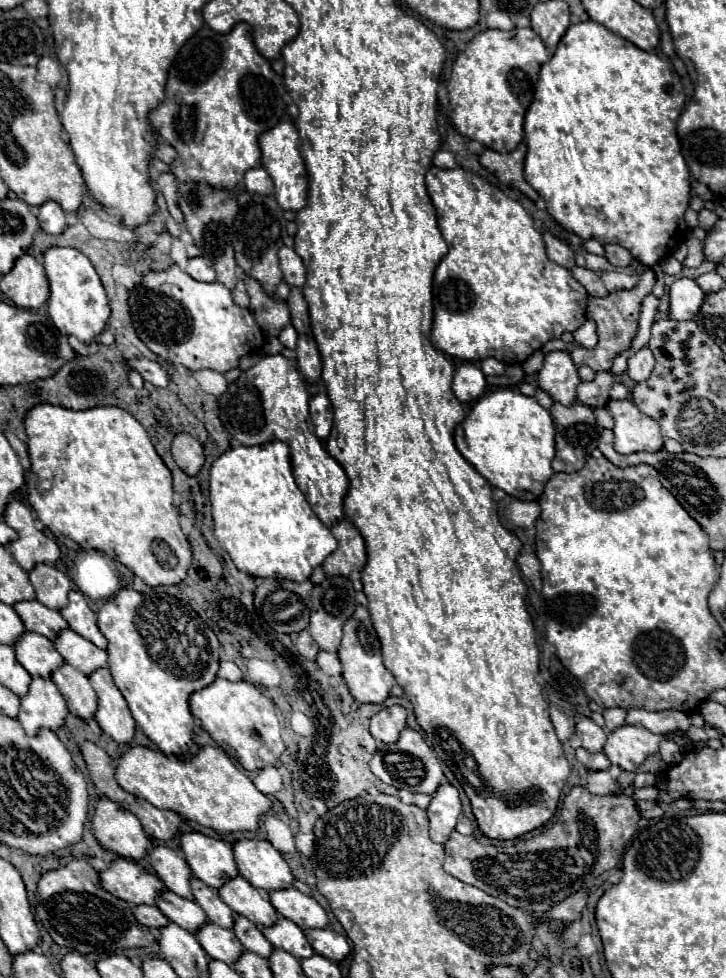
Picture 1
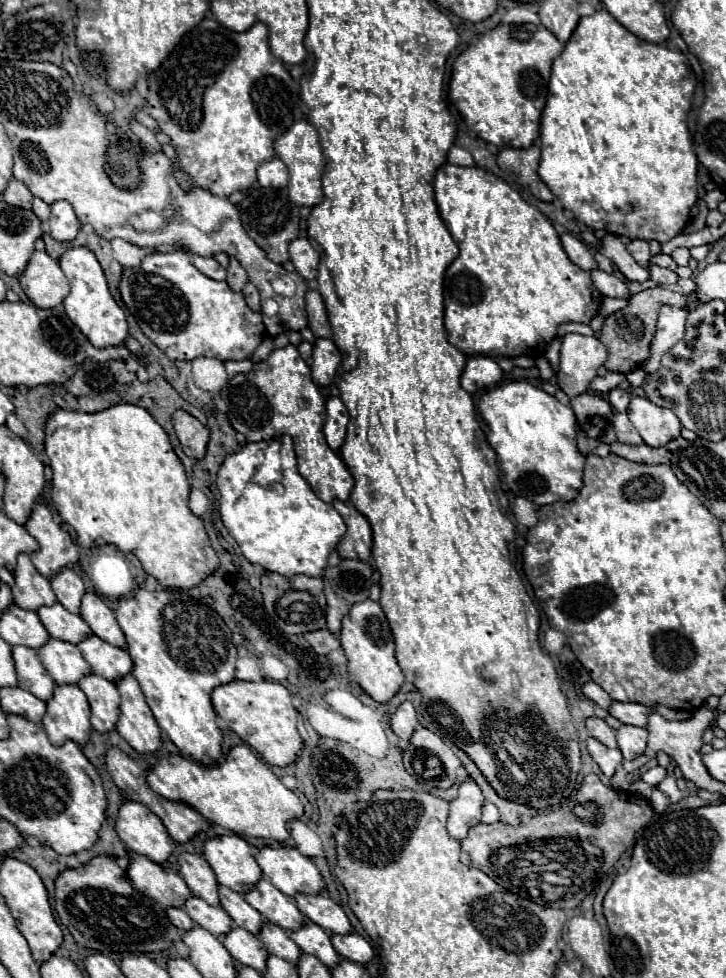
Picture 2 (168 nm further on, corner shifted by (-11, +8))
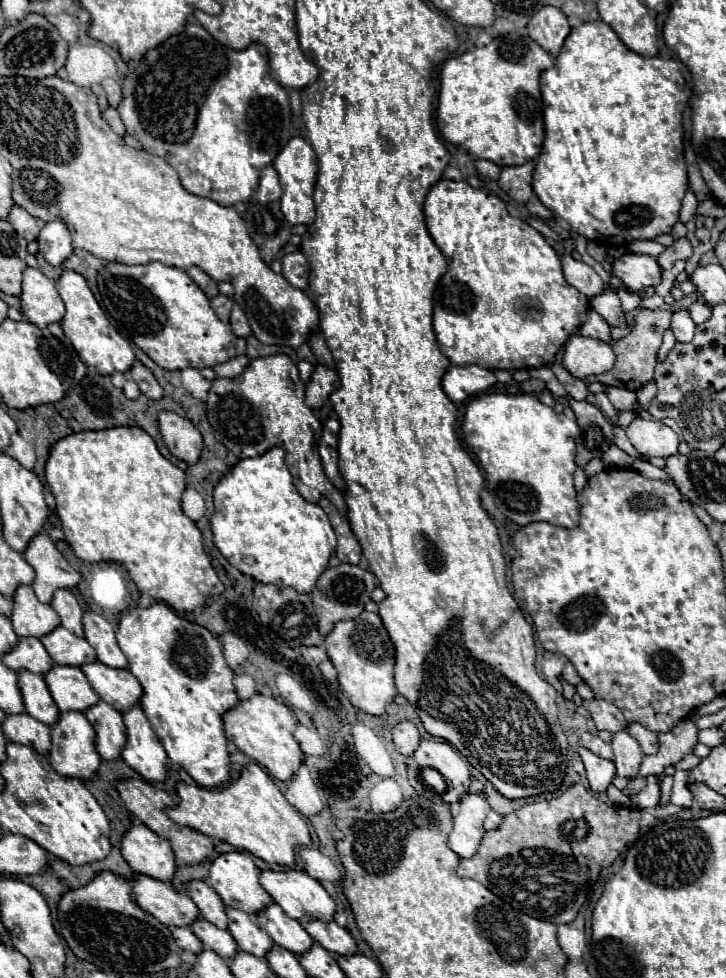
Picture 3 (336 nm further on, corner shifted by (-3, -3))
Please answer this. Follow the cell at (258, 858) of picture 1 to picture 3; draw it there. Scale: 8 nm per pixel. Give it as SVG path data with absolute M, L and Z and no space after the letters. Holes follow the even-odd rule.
M285 869L285 871L261 871L259 875L261 887L271 895L271 899L281 905L281 909L301 923L319 919L319 921L331 921L335 913L335 901L329 897L329 893L321 887L321 883L313 877L309 877L305 871L299 869Z

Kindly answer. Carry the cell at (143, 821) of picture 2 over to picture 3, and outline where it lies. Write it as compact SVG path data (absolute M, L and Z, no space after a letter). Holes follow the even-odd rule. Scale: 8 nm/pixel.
M133 825L121 841L121 855L135 873L159 881L171 881L175 873L175 855L171 845L145 825Z

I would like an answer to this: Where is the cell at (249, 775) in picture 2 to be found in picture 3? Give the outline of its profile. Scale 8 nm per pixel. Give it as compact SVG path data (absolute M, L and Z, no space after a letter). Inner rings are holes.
M257 763L245 765L239 773L239 779L219 789L187 785L185 781L179 781L175 785L175 795L179 797L179 803L165 807L163 811L177 825L185 825L201 831L203 835L227 841L235 849L249 851L267 863L293 865L295 847L311 845L309 829L301 813L285 801L275 781Z

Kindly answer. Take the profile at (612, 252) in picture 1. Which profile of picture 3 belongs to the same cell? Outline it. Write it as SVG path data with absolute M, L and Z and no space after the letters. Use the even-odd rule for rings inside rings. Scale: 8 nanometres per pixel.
M627 253L613 261L613 273L625 283L629 291L645 291L661 279L661 267L651 255Z

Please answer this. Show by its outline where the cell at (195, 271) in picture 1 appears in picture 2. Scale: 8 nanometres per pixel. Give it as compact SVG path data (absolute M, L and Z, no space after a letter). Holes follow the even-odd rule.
M193 256L193 264L199 272L203 272L205 276L213 278L213 280L225 280L227 270L215 260L215 258L205 258L205 256Z

